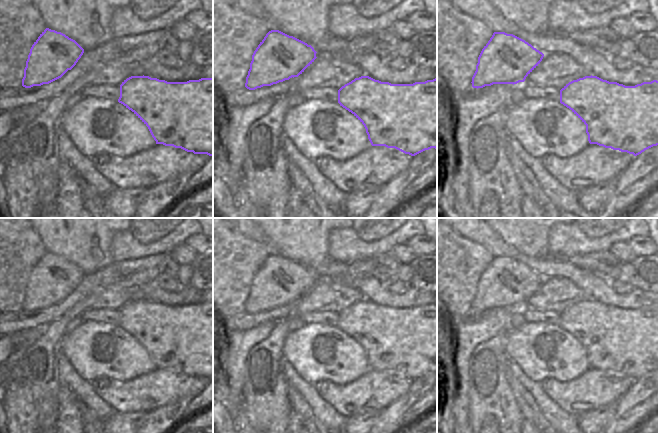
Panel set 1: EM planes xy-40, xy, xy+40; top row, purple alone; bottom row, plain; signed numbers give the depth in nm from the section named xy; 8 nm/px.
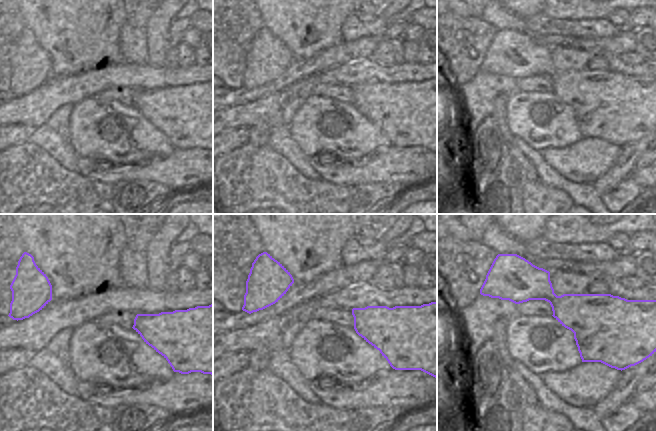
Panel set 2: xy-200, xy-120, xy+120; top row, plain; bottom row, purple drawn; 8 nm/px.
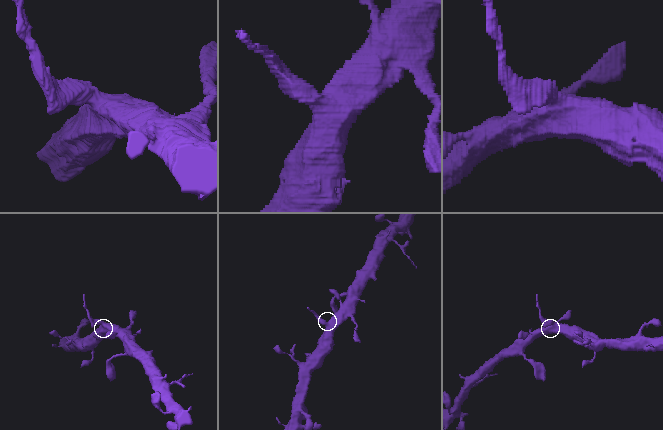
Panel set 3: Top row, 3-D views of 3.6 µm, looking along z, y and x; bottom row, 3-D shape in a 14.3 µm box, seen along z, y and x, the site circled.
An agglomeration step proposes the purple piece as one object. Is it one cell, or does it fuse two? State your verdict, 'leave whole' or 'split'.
split

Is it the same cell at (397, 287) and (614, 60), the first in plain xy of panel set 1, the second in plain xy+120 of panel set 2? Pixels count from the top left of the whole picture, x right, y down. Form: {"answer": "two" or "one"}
{"answer": "two"}

